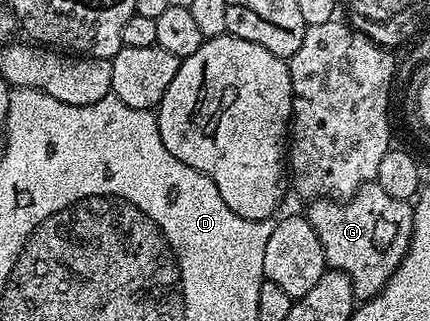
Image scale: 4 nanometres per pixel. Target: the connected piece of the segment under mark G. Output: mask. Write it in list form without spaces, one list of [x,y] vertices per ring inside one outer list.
[[[377,182],[362,184],[342,202],[335,198],[315,198],[310,203],[305,215],[313,230],[317,230],[317,238],[321,238],[328,269],[344,272],[353,286],[356,301],[373,299],[409,250],[414,207],[408,201],[385,194]]]

